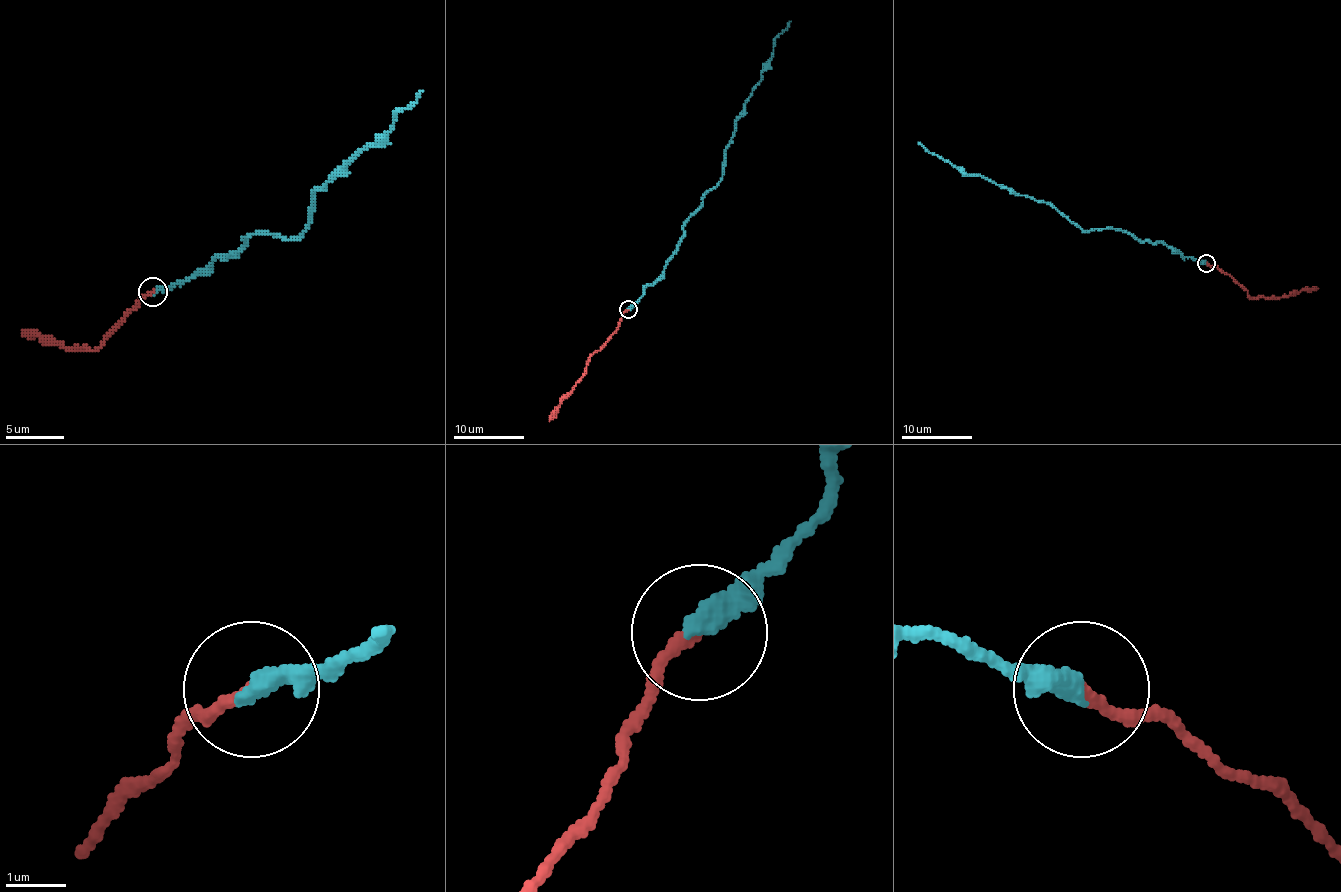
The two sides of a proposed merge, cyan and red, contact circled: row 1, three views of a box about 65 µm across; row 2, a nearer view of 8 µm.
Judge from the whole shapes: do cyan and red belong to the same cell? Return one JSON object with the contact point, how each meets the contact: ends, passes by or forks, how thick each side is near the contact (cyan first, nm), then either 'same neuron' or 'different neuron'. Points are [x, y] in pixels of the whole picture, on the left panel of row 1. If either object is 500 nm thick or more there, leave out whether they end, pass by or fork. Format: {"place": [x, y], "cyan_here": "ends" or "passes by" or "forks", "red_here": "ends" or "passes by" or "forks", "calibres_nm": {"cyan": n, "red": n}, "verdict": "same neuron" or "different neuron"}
{"place": [153, 291], "cyan_here": "ends", "red_here": "ends", "calibres_nm": {"cyan": 380, "red": 190}, "verdict": "same neuron"}

